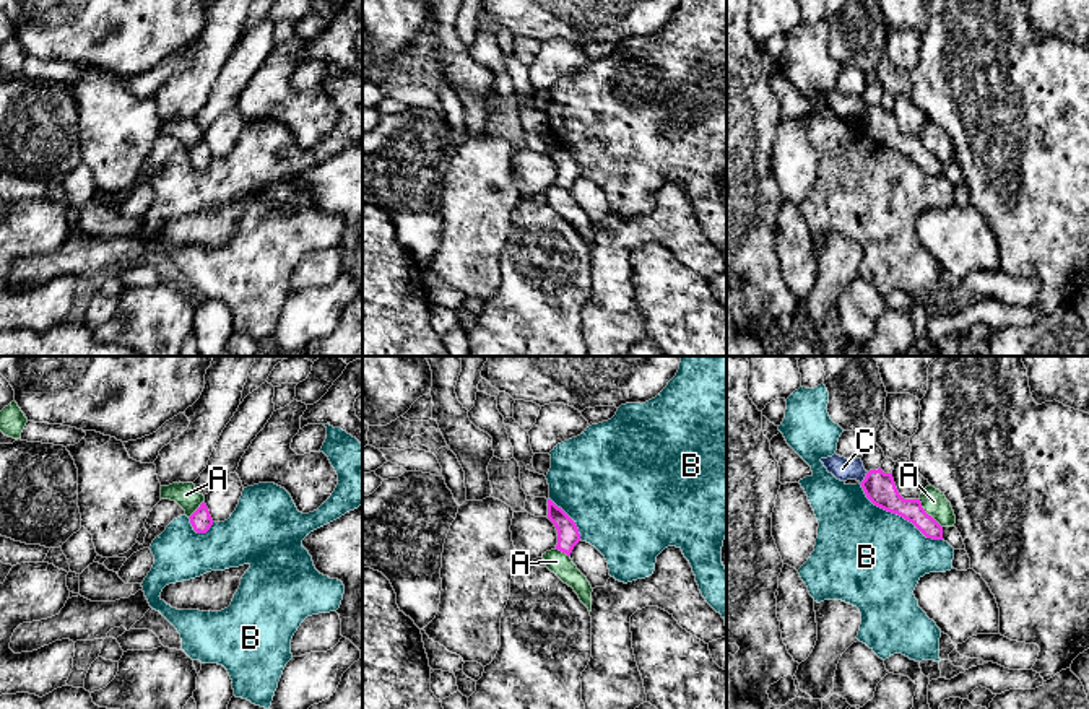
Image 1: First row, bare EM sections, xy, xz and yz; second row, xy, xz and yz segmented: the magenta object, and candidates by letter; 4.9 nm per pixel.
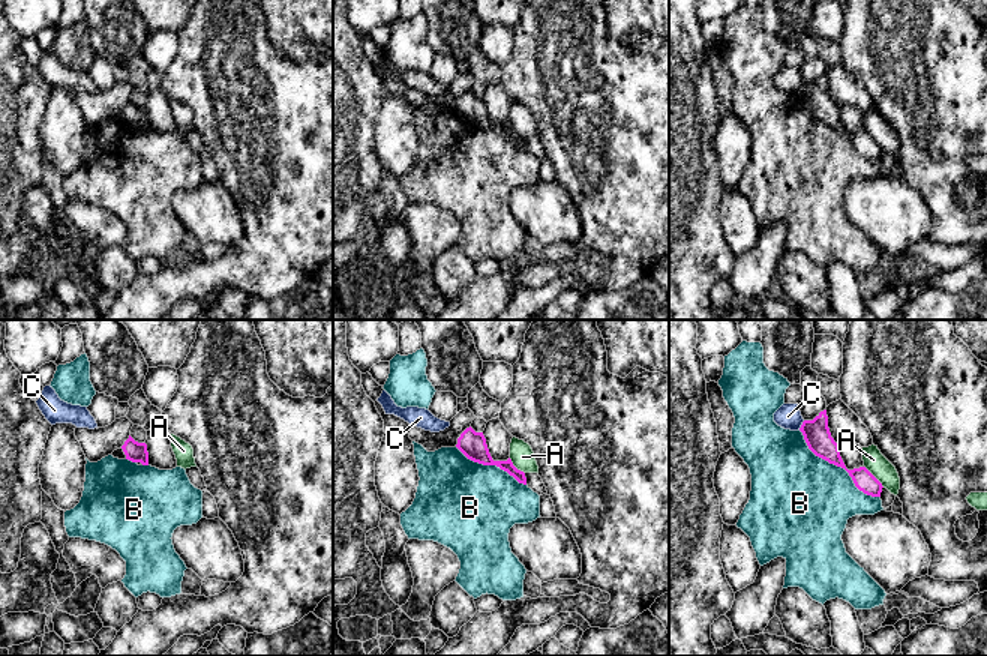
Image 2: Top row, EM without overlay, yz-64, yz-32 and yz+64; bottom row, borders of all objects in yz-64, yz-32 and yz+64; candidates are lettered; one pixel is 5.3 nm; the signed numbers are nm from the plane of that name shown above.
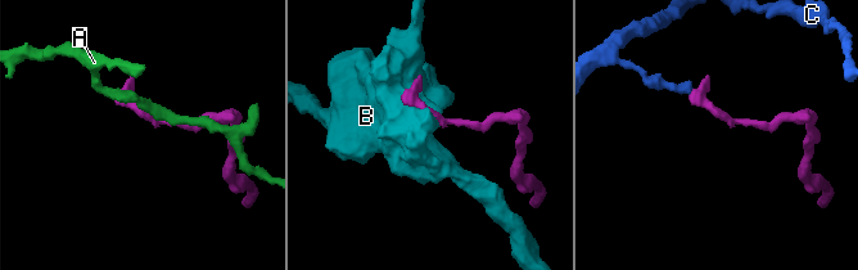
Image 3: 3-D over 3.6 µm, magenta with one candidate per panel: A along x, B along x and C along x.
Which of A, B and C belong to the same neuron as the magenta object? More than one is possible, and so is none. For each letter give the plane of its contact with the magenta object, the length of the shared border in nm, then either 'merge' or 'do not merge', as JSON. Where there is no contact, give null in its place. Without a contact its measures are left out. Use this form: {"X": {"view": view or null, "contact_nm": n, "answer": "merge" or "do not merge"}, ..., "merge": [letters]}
{"A": {"view": "yz", "contact_nm": 190, "answer": "do not merge"}, "B": {"view": "yz", "contact_nm": 500, "answer": "do not merge"}, "C": {"view": "yz", "contact_nm": 80, "answer": "do not merge"}, "merge": []}

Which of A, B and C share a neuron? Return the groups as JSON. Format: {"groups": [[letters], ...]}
{"groups": [["A"], ["B"], ["C"]]}

